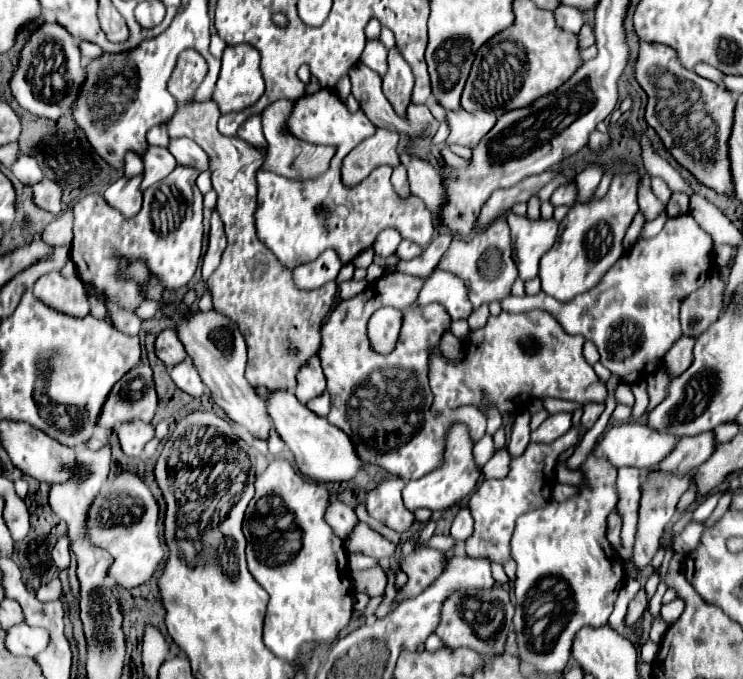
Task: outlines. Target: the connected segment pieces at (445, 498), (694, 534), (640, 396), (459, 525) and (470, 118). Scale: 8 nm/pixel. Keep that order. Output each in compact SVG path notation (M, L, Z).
M452 423L446 433L444 461L434 471L424 475L422 479L406 483L404 493L402 493L404 505L408 505L410 511L416 511L418 507L428 507L430 511L444 511L462 503L470 493L474 493L478 479L482 475L482 469L476 465L472 457L472 447L474 443L468 435L468 427L464 423Z
M690 523L680 535L674 537L674 543L672 543L672 549L680 555L688 555L700 541L700 535L704 531L704 525L702 523Z
M641 381L641 384L634 383L633 385L631 385L631 388L635 397L635 406L639 405L639 409L632 409L631 419L636 420L646 412L646 408L649 403L647 382Z
M460 509L454 523L452 523L452 529L450 529L450 535L452 539L456 541L466 541L474 531L474 521L472 521L472 515L468 513L468 509Z
M464 109L448 113L446 119L450 125L450 135L446 139L446 145L464 145L470 149L474 149L496 123L496 115L492 113L484 111L468 113Z

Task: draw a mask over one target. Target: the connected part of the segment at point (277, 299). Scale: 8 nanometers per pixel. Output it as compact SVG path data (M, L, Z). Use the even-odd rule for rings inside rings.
M194 49L180 53L176 67L168 79L168 91L178 101L178 111L172 121L168 121L168 137L188 137L196 141L210 157L210 179L218 193L216 211L224 223L228 245L222 255L222 263L208 279L208 289L214 299L214 309L238 323L246 345L248 345L248 365L246 377L252 387L266 389L296 389L296 377L302 365L314 357L320 349L320 327L324 317L330 313L336 283L316 291L300 291L292 283L292 271L284 267L274 253L264 247L254 229L256 211L256 171L264 159L264 151L244 145L238 137L224 137L218 133L216 123L220 111L214 101L192 103L192 97L204 79L206 61Z

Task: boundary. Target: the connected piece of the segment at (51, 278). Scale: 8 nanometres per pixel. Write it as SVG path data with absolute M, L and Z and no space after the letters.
M58 271L42 275L34 285L36 297L40 297L46 305L60 309L62 313L86 317L90 315L88 293L78 277L62 277Z

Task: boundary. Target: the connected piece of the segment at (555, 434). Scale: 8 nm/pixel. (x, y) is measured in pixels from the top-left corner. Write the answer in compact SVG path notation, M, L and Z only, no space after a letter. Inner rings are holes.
M572 413L550 415L536 431L530 435L530 443L552 443L572 427Z

